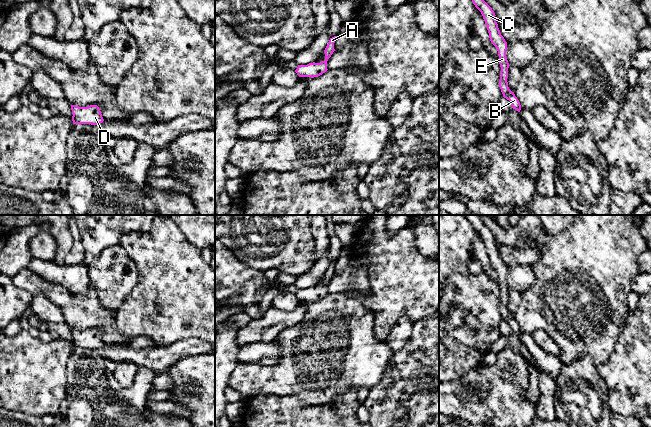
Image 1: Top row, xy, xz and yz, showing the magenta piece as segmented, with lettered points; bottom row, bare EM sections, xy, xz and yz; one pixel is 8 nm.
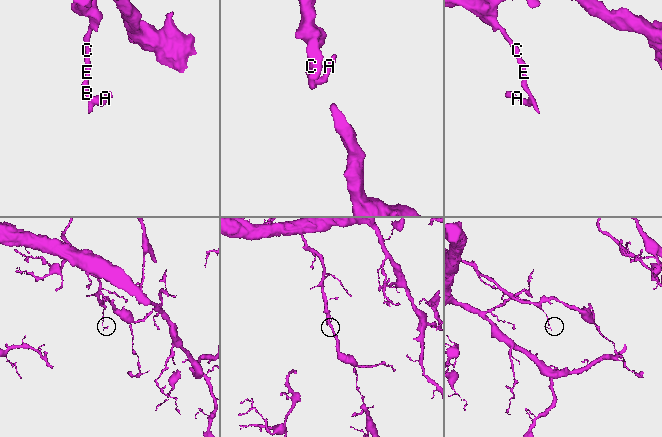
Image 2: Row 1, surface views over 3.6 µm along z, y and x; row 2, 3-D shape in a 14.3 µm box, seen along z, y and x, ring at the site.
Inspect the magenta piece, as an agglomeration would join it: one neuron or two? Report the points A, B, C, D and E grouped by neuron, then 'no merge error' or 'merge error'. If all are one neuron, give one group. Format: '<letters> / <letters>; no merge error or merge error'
A B C D E; no merge error

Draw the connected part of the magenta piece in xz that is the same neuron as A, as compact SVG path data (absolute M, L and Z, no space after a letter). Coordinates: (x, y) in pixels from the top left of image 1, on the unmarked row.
M334 260L332 262L330 262L324 277L325 277L325 284L320 286L320 287L309 287L307 289L298 289L297 293L295 294L295 296L297 297L297 299L299 301L318 301L320 299L322 299L323 297L325 297L328 293L327 293L327 285L328 283L331 281L331 279L333 278L333 276L335 275L334 273L334 267L335 267L335 263L337 260Z

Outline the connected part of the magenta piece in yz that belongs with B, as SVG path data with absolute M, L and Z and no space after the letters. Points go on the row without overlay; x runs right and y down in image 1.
M465 215L465 217L472 224L475 231L481 236L485 248L487 250L490 265L498 275L499 288L501 291L499 311L501 313L503 321L510 325L513 333L520 336L521 334L520 326L515 320L514 316L512 316L508 311L507 302L508 302L508 292L510 289L506 282L507 266L500 257L498 248L495 243L496 239L492 234L492 232L483 224L479 215Z

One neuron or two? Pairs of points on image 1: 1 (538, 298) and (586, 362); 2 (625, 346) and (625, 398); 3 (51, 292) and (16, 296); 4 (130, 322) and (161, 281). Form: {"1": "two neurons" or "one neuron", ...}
{"1": "two neurons", "2": "one neuron", "3": "two neurons", "4": "one neuron"}

